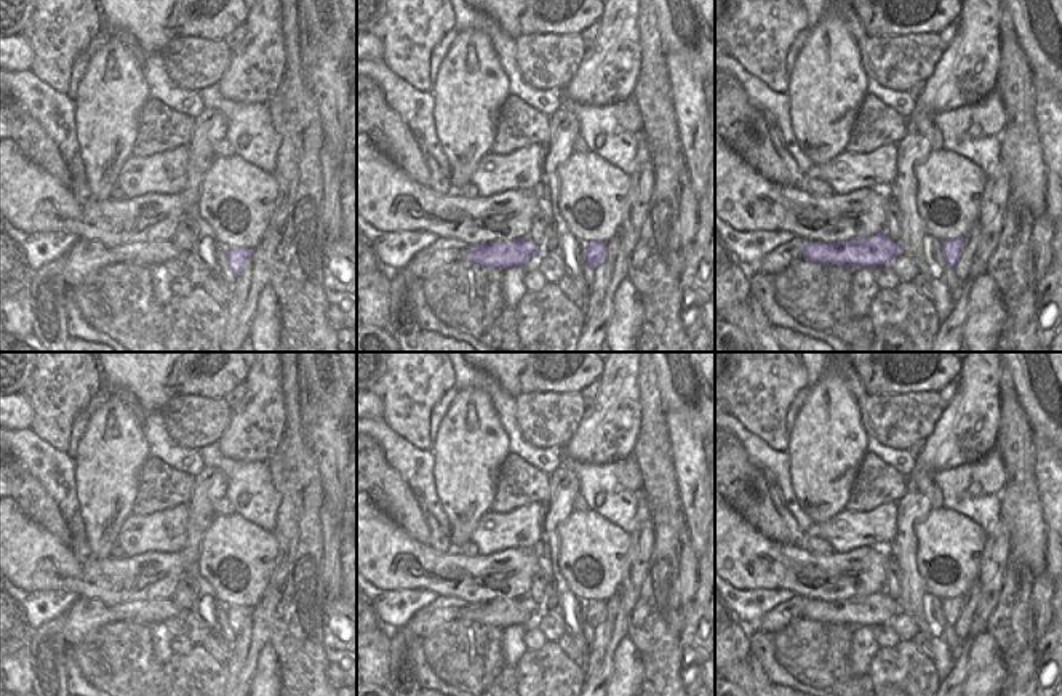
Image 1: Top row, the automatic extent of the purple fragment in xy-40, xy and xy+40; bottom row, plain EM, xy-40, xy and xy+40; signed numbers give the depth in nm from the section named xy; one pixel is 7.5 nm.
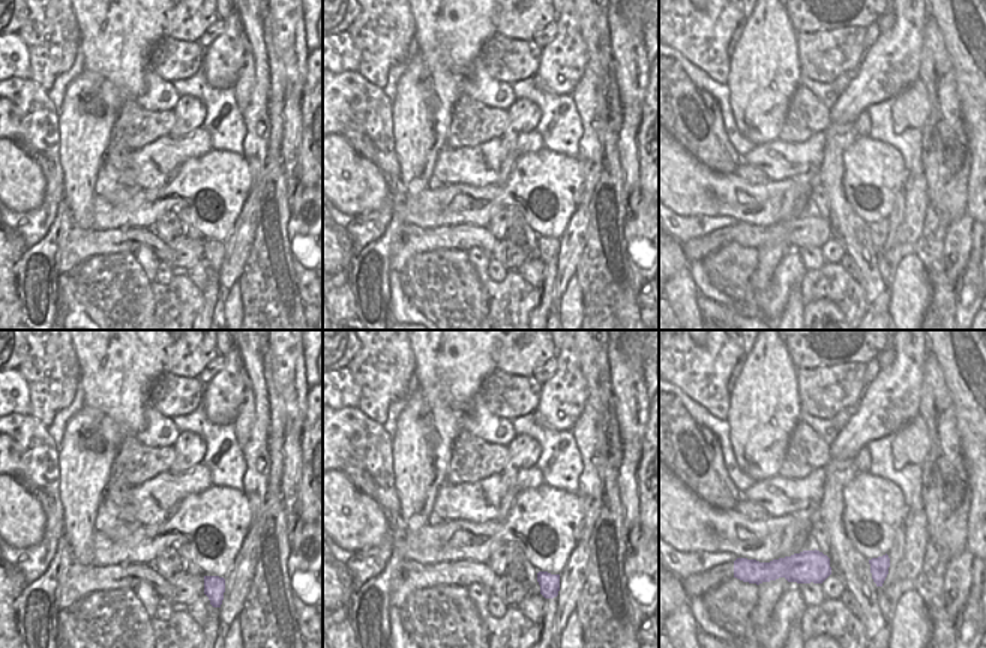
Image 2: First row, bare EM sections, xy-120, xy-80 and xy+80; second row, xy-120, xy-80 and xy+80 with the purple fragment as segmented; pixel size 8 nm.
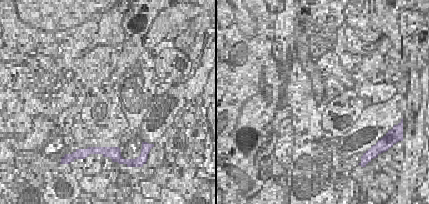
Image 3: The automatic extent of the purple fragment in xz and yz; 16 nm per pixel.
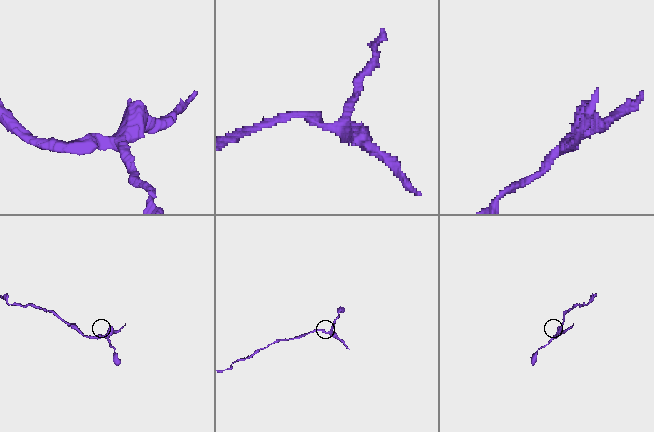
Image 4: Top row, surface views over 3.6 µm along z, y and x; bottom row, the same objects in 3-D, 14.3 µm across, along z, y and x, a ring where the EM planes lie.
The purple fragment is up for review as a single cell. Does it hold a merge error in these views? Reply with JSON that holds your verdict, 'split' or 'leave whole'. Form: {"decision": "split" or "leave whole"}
{"decision": "leave whole"}

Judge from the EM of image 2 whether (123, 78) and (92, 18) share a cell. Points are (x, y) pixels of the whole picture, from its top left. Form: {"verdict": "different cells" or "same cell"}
{"verdict": "same cell"}

